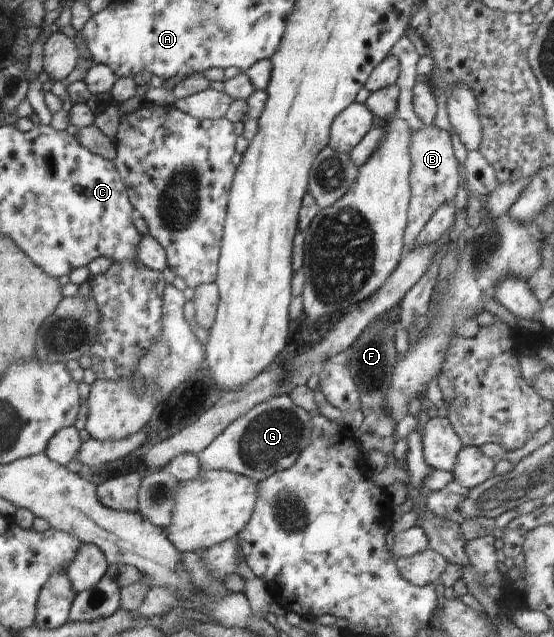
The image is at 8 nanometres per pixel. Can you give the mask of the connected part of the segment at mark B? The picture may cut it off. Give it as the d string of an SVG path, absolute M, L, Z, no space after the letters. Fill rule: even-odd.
M435 124L423 126L423 129L411 130L409 146L412 168L410 172L410 202L408 205L408 222L403 236L403 253L414 247L415 238L421 228L431 219L432 213L443 204L452 203L462 180L457 166L459 162L453 154L449 131L439 129Z

